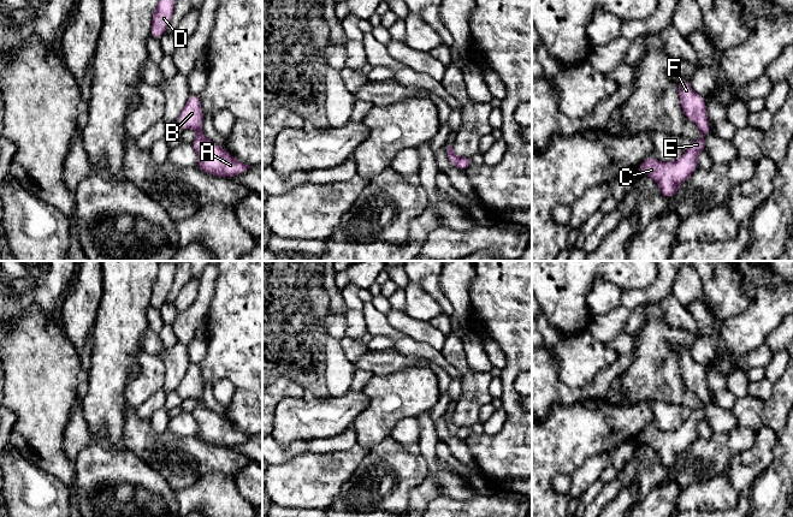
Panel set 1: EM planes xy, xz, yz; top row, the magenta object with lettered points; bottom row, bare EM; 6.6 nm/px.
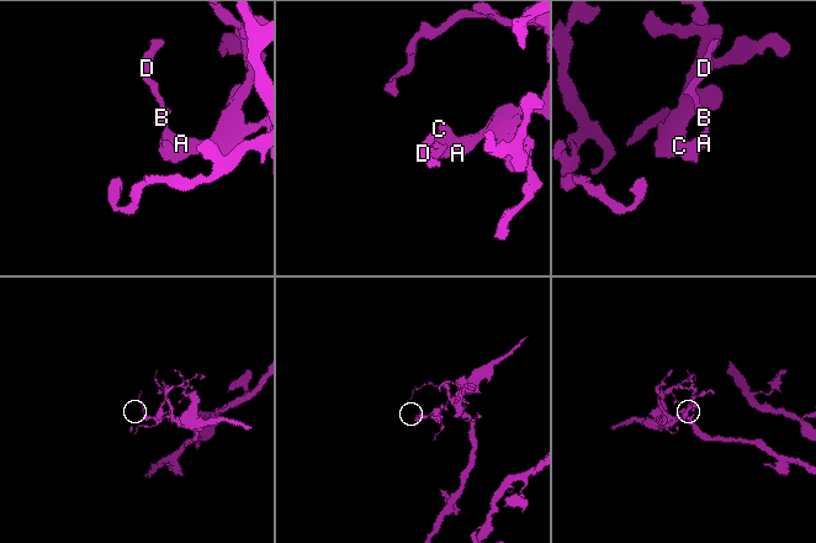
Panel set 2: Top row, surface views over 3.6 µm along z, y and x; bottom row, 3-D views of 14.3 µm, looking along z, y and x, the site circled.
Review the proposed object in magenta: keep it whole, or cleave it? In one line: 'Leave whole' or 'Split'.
Leave whole

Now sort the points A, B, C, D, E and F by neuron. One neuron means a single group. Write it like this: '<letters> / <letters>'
A B C D E F

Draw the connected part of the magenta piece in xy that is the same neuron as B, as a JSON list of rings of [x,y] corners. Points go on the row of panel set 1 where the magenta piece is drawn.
[[[190,94],[184,108],[177,118],[177,125],[183,129],[194,129],[199,133],[195,141],[191,143],[197,159],[197,168],[202,172],[217,177],[233,178],[242,174],[250,166],[243,162],[238,162],[232,155],[230,155],[225,148],[209,141],[202,131],[203,112],[199,95]]]

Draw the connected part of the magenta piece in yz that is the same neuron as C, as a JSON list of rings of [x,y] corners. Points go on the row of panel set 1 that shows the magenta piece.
[[[686,78],[677,81],[680,106],[687,119],[700,130],[702,137],[692,142],[681,158],[673,162],[661,162],[649,156],[638,168],[638,174],[652,178],[659,186],[662,196],[673,198],[679,186],[698,168],[698,154],[706,150],[704,137],[711,132],[706,117],[705,97],[692,90]]]

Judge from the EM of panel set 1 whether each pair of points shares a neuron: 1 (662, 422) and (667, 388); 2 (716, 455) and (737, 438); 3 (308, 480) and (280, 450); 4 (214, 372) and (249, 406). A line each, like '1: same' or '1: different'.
1: different
2: same
3: different
4: same

